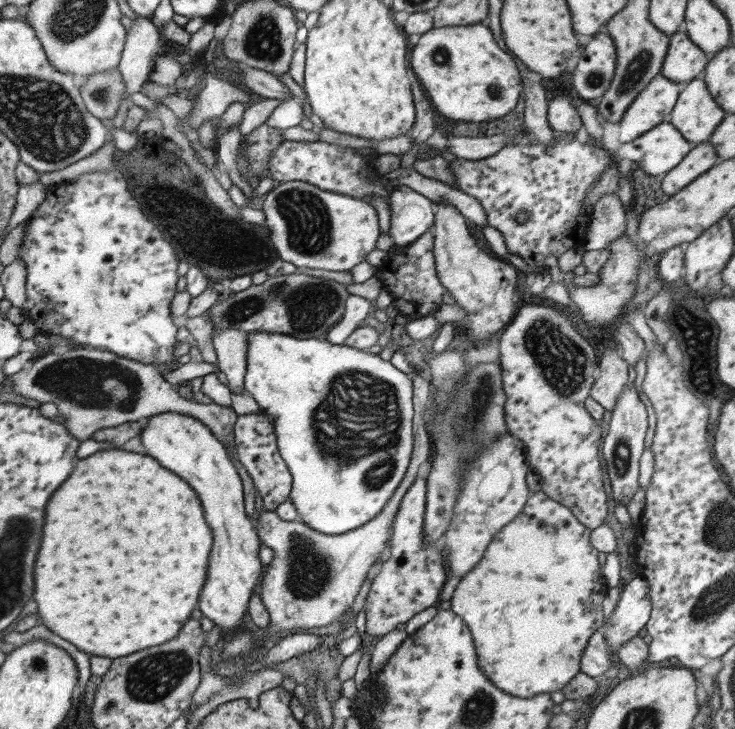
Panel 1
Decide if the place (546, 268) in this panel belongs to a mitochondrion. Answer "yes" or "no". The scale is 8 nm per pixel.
no

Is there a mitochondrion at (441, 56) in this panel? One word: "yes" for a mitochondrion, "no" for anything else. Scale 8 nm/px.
yes

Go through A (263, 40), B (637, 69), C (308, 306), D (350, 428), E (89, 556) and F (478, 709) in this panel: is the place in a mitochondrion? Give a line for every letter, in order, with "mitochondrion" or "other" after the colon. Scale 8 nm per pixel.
A: mitochondrion
B: mitochondrion
C: mitochondrion
D: mitochondrion
E: other
F: mitochondrion

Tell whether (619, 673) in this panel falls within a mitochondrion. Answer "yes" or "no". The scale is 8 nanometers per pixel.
no

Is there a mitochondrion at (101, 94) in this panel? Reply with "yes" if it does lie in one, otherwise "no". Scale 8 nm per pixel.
yes

